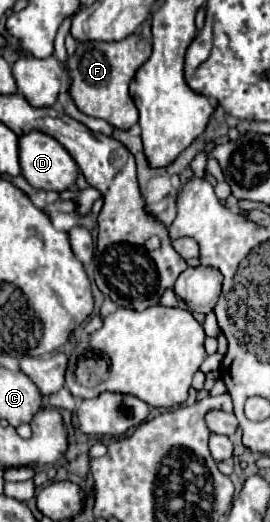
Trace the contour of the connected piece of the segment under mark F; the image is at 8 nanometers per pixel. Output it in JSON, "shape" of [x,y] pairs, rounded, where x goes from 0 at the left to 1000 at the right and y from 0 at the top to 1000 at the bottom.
{"shape":[[[485,65],[441,80],[293,80],[278,103],[248,111],[263,192],[307,218],[381,226],[433,249],[478,249],[507,234],[507,207],[478,184],[478,157],[515,126],[552,115],[552,107],[559,80],[507,65]]]}

